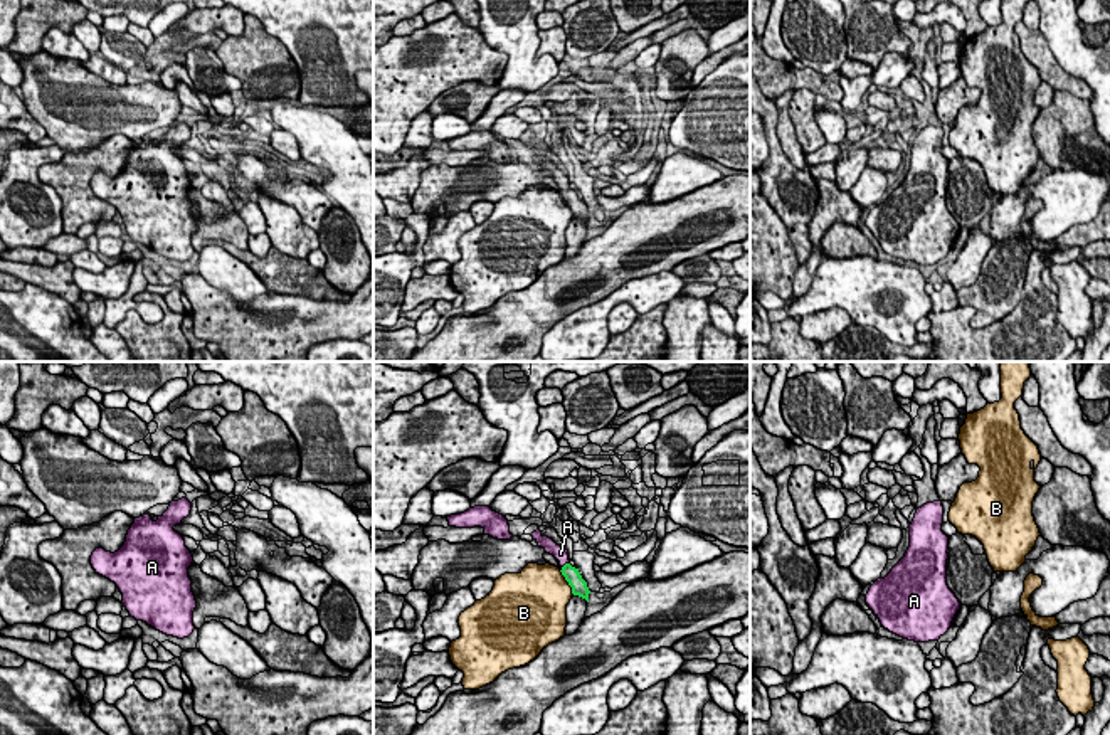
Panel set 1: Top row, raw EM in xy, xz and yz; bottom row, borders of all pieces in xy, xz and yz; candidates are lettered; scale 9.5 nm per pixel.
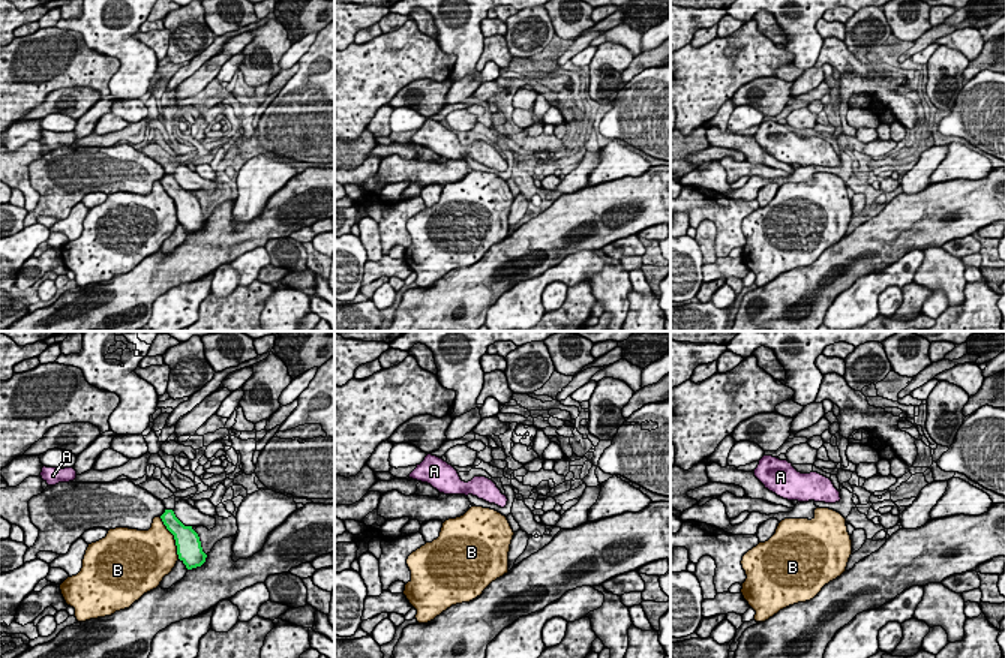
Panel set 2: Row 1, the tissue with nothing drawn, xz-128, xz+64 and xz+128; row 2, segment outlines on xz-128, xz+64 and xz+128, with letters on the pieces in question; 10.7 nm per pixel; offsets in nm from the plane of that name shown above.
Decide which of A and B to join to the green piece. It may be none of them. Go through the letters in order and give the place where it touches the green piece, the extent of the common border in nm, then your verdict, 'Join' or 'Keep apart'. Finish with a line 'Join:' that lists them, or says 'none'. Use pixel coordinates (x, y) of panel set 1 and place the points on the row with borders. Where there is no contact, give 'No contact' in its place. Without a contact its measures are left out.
A: Touches green at xz (564, 565). Shared border 80 nm. Join
B: Touches green at xz (567, 581). Shared border 280 nm. Keep apart
Join: A

